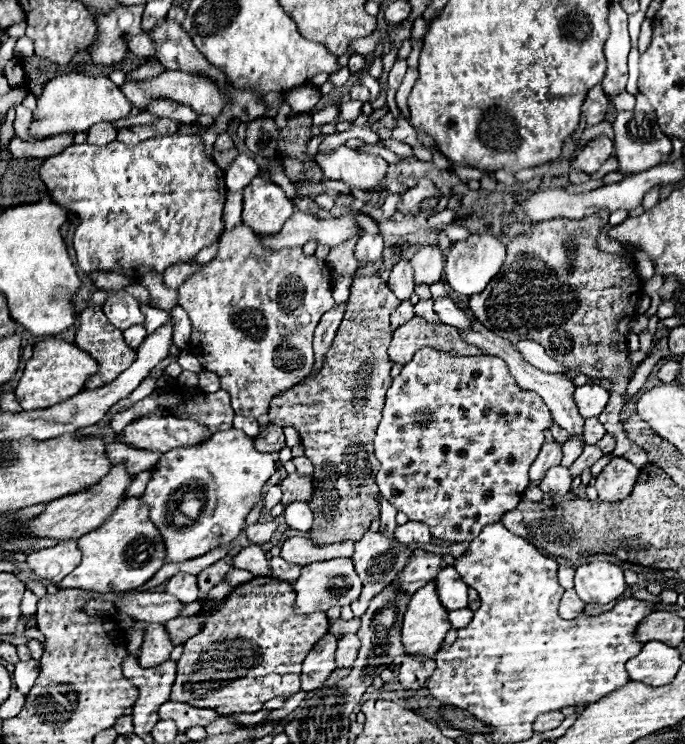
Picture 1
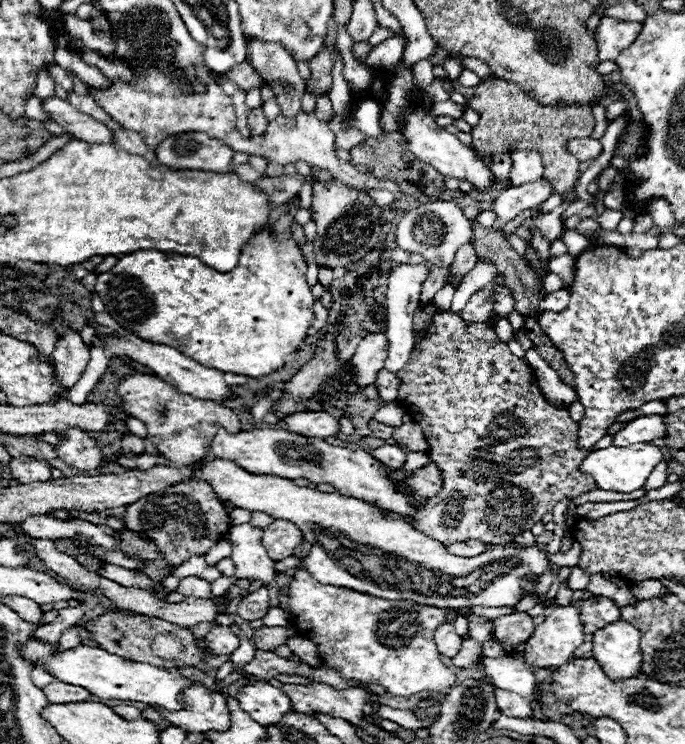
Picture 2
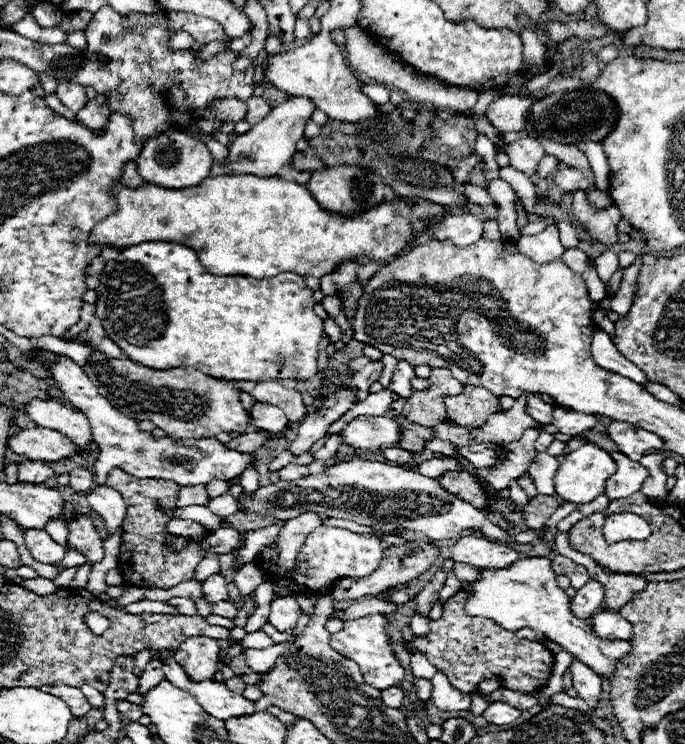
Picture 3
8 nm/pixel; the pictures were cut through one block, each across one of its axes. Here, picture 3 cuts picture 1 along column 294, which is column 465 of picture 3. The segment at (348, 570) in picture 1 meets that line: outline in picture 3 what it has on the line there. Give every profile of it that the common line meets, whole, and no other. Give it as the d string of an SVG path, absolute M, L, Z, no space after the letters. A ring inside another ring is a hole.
M546 556L520 558L508 568L486 568L480 572L478 580L462 582L462 590L470 590L470 596L466 598L466 614L490 618L510 632L528 626L562 646L562 650L570 652L586 666L592 666L596 674L610 676L616 658L620 658L620 654L626 654L630 650L630 644L600 640L584 620L572 616L570 598L556 584L556 578L558 576L552 570L552 560Z

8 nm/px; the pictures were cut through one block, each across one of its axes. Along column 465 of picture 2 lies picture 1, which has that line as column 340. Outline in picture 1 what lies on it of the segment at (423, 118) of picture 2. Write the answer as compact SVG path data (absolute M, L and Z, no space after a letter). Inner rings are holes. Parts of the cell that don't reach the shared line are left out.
M346 144L330 150L318 152L316 164L322 168L324 176L330 180L340 180L346 186L360 190L374 190L386 176L388 164L372 154L356 152Z

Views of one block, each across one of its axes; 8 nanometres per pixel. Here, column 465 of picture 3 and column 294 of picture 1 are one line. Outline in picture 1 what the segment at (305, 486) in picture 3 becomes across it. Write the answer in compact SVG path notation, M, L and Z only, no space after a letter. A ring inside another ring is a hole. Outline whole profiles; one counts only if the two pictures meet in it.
M290 502L284 510L284 516L286 516L286 524L292 530L308 532L312 526L312 510L308 502Z

